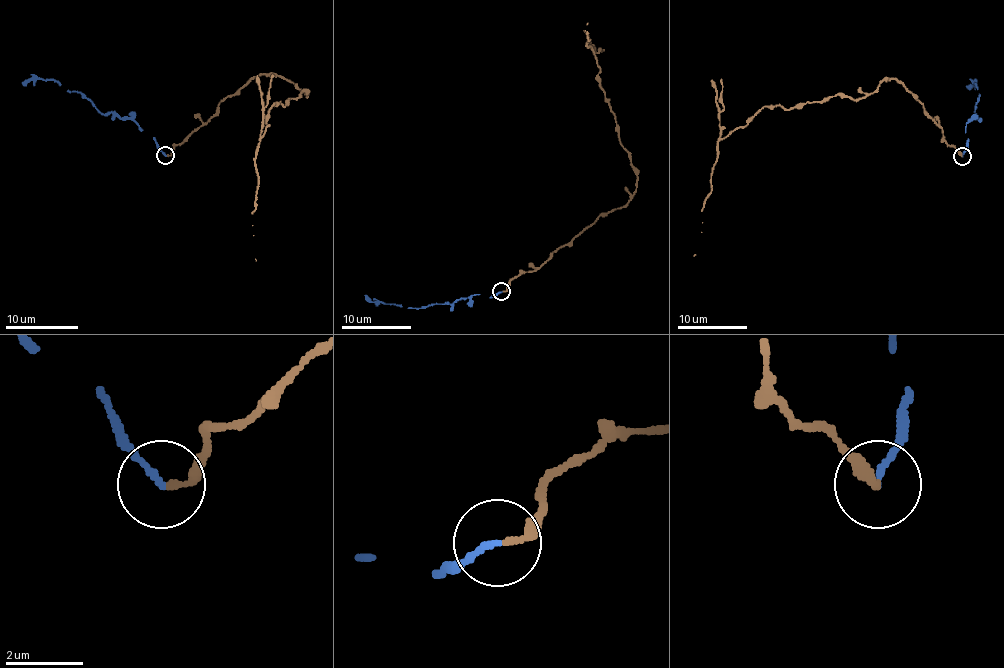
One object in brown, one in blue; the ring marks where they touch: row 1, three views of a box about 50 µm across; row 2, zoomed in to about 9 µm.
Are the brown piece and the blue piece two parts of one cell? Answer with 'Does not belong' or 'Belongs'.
Belongs

